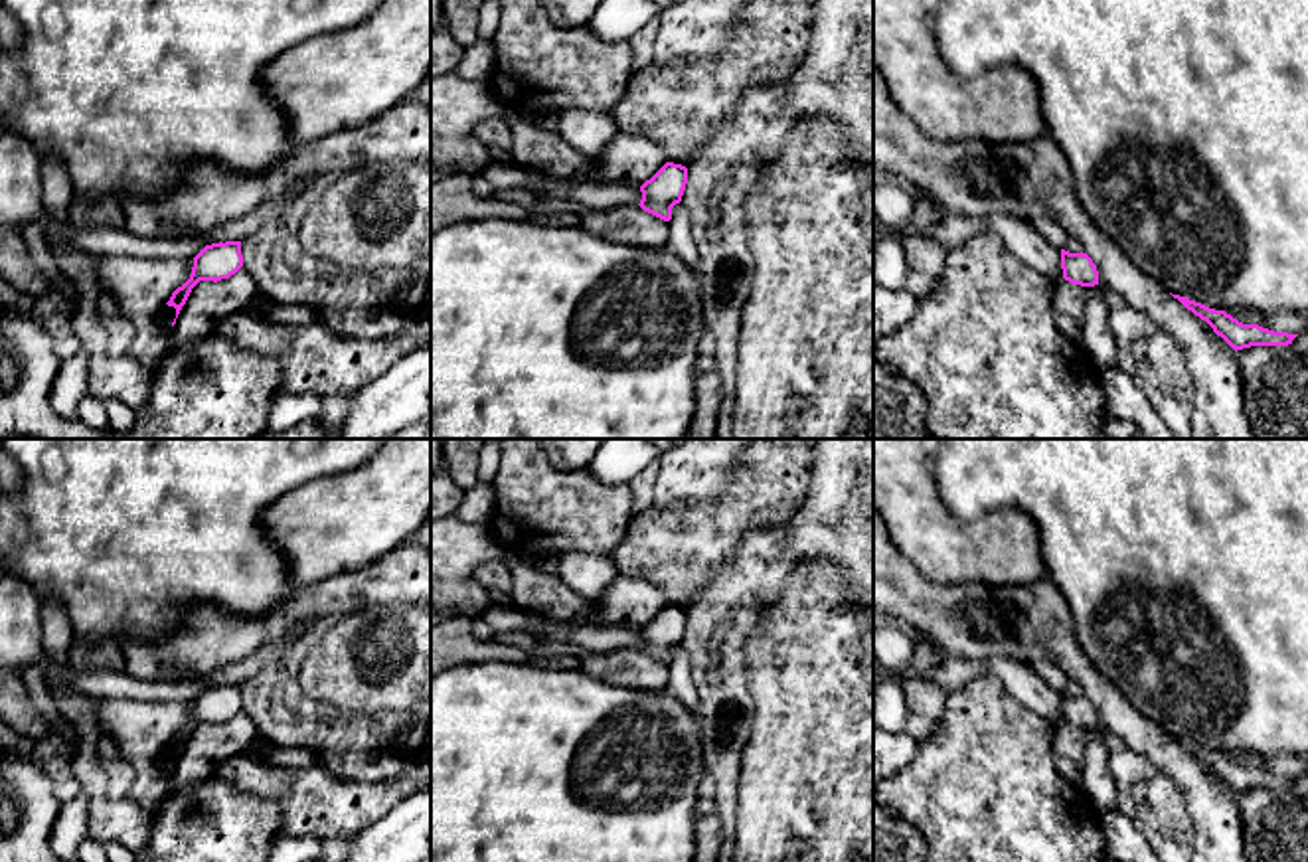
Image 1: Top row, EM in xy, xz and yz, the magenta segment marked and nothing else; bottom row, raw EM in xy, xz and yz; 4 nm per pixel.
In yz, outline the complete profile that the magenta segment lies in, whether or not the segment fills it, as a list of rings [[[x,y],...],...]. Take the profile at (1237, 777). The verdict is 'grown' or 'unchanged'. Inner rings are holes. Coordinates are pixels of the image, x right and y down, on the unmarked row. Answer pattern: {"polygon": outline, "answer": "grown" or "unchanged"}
{"polygon": [[[1172,737],[1187,753],[1205,763],[1235,795],[1251,789],[1288,789],[1298,777],[1274,775],[1259,767],[1243,767],[1225,753],[1209,751],[1187,739]]], "answer": "unchanged"}

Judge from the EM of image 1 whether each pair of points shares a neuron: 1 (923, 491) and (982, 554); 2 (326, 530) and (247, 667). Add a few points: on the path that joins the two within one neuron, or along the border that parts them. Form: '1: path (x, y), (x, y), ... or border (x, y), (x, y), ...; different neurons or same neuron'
1: path (927, 509), (965, 546); same neuron
2: border (342, 574), (297, 588); different neurons

